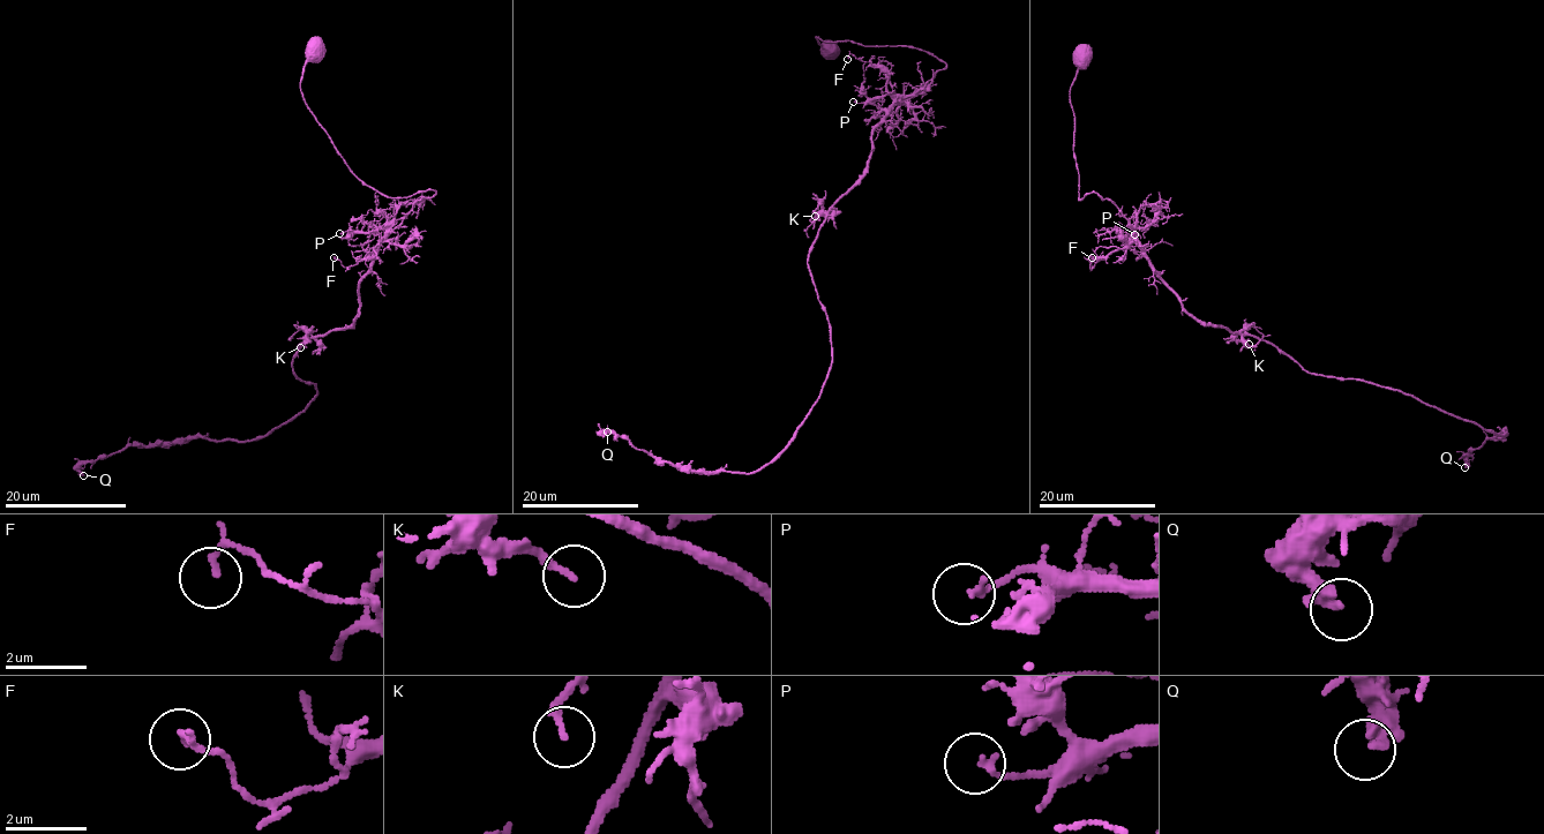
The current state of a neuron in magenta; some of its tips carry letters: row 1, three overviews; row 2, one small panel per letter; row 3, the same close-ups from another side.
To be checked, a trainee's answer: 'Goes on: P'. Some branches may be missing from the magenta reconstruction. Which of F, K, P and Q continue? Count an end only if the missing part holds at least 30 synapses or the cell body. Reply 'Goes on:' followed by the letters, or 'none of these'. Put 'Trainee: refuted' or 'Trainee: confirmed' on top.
Trainee: refuted
Goes on: none of these

